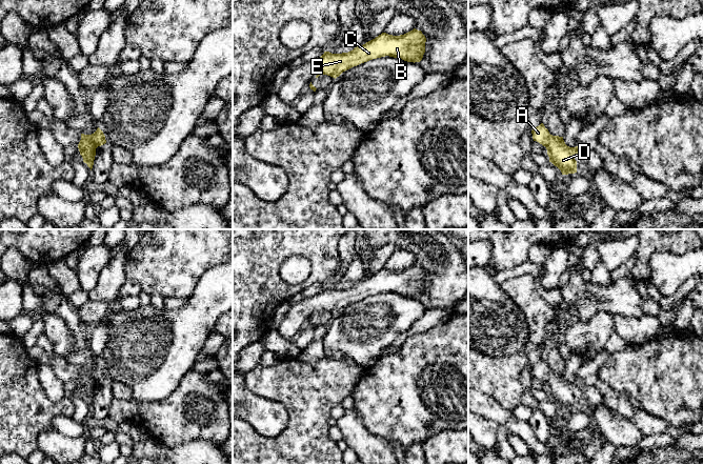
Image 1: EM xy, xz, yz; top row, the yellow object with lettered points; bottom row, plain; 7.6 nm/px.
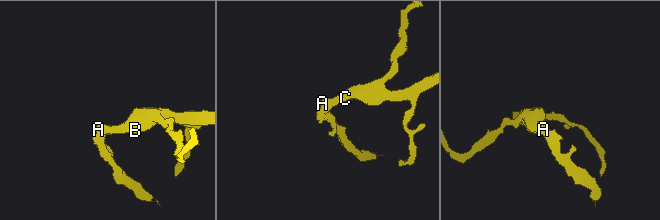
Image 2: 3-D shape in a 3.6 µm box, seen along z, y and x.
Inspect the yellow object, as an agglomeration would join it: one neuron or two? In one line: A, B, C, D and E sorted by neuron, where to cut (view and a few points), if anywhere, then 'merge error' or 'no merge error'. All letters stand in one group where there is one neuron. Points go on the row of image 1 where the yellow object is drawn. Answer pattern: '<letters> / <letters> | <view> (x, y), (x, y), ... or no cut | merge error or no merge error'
A B C E / D | xy (84, 135), (96, 147) | merge error

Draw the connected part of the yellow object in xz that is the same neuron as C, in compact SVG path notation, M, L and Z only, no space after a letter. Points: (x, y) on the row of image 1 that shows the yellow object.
M416 28L400 36L382 33L348 53L324 52L315 60L318 68L317 75L327 75L336 79L354 66L385 56L400 58L407 62L420 62L425 53L425 42L425 36Z

